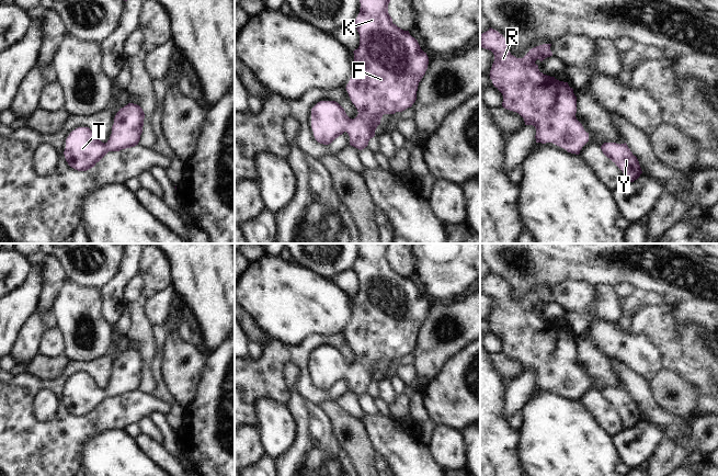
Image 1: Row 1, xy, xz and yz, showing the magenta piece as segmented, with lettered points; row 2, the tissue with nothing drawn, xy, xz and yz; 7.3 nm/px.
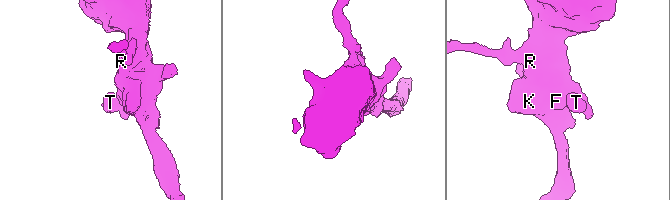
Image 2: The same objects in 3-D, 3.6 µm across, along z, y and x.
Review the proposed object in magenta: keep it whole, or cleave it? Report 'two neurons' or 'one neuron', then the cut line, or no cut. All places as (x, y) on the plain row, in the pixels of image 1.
one neuron; no cut

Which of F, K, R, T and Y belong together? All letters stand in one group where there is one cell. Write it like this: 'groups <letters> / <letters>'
groups F K R T Y

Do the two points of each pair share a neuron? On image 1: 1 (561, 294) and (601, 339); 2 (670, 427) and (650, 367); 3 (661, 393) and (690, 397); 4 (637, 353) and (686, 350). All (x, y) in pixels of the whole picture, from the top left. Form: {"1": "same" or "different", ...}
{"1": "same", "2": "different", "3": "same", "4": "different"}

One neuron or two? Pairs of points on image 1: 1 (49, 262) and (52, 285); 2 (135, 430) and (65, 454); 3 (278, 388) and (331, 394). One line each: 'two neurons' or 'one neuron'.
1: one neuron
2: two neurons
3: one neuron

